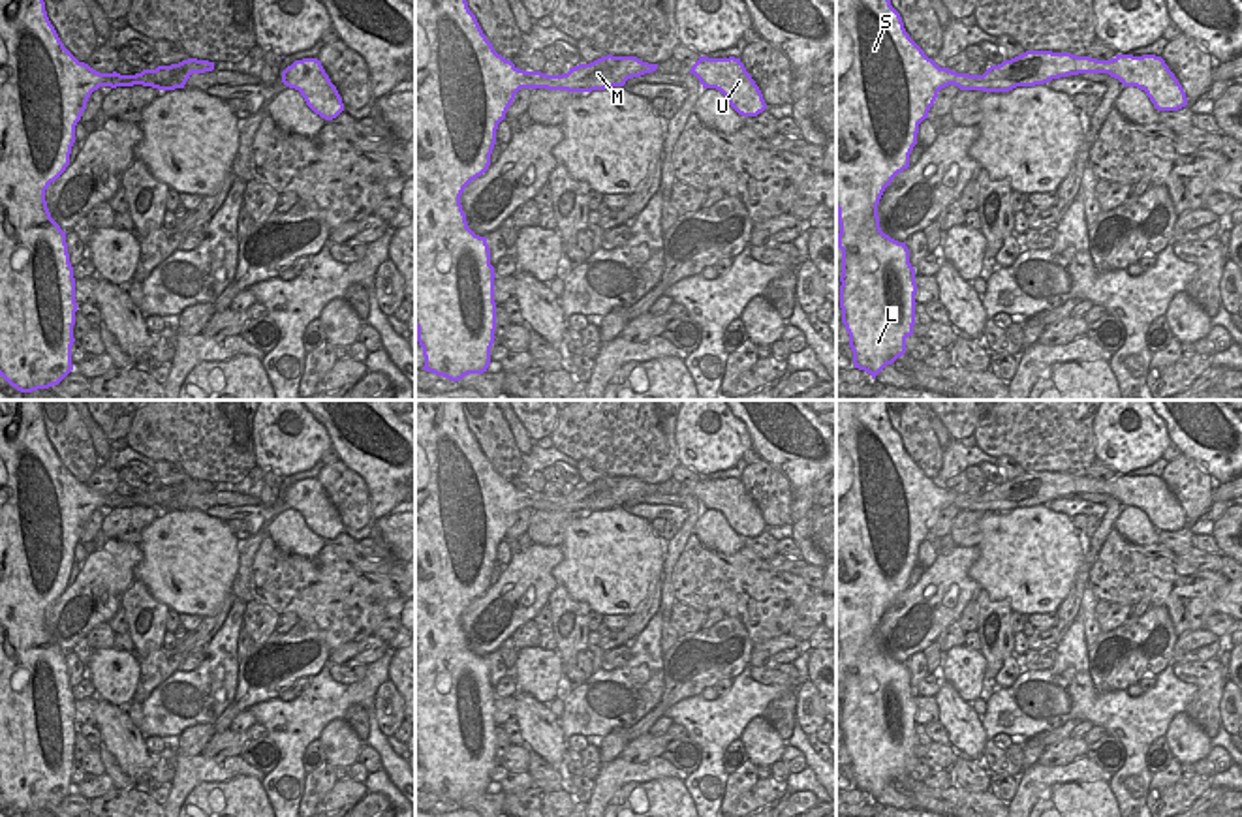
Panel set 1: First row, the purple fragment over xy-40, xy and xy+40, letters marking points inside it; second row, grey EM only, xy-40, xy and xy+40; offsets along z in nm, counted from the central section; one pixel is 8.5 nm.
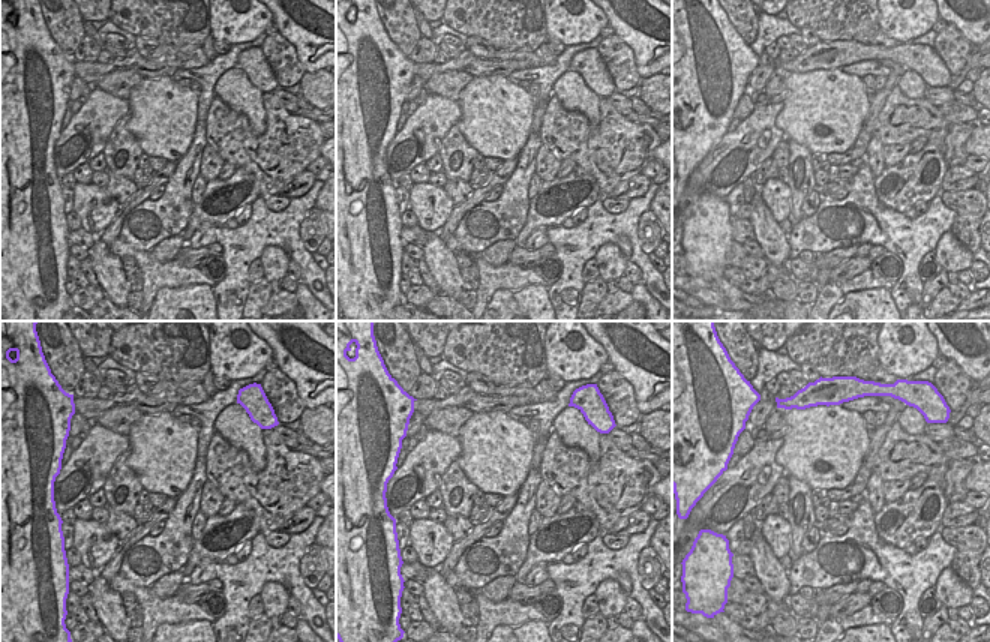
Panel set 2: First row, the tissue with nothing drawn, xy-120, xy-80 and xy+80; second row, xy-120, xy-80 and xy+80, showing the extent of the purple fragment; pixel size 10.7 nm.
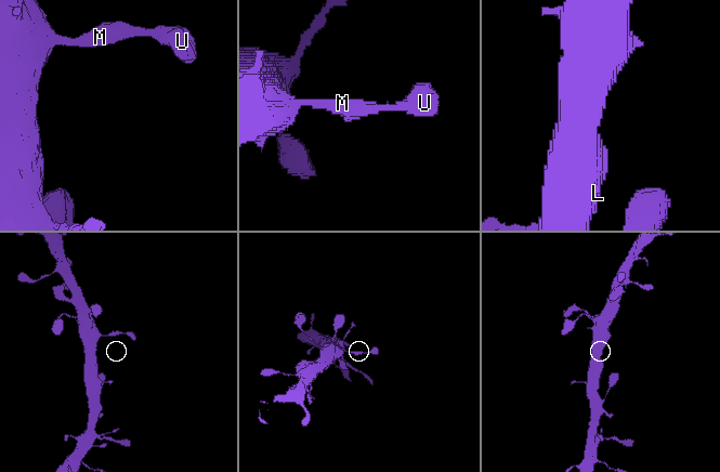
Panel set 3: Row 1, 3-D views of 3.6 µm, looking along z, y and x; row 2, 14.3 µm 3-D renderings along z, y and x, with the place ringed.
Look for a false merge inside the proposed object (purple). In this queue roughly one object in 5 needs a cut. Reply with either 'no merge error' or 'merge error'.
no merge error

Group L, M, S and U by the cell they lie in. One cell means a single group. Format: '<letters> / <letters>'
L M S U

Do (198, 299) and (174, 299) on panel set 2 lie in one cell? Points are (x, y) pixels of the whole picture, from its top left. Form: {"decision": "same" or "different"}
{"decision": "same"}

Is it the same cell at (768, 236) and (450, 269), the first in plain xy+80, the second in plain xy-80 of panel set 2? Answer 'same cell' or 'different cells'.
same cell

